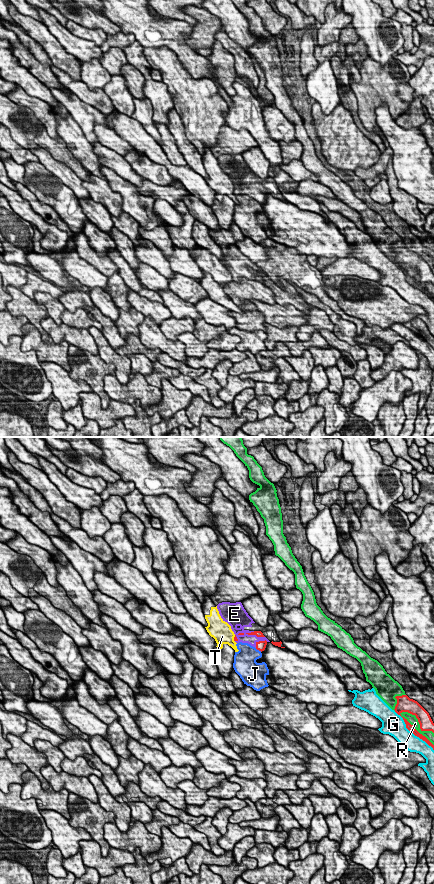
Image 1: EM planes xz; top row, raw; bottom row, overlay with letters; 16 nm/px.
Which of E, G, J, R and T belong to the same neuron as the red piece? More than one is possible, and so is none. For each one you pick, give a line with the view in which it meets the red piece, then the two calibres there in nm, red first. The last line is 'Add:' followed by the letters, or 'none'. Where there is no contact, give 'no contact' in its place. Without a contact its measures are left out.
E: contact in xz; calibres 100 and 240 nm
Add: E

